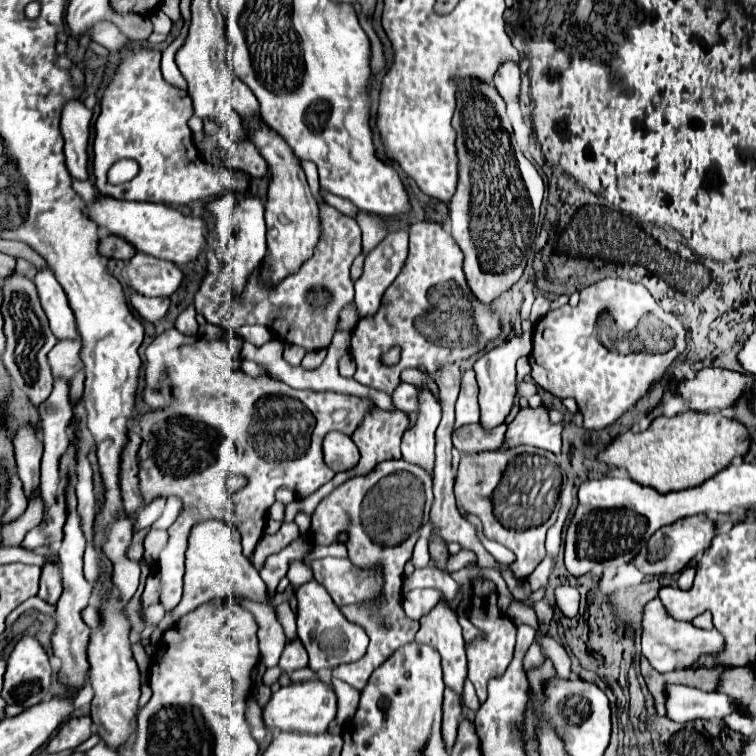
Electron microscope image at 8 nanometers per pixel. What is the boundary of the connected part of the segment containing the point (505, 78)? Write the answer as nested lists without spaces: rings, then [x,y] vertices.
[[[504,62],[500,64],[498,74],[494,76],[494,84],[498,88],[498,92],[504,96],[506,104],[508,104],[508,112],[510,116],[518,116],[520,108],[518,108],[518,92],[520,92],[520,70],[514,62]]]

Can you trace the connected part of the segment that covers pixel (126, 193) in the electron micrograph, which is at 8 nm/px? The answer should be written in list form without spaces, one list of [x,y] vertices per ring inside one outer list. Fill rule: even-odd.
[[[142,46],[126,48],[122,62],[116,66],[104,90],[100,116],[94,124],[92,174],[96,178],[96,190],[120,200],[148,200],[170,206],[206,202],[226,192],[246,190],[248,174],[214,166],[200,156],[186,124],[192,112],[188,92],[164,82],[160,72],[160,50]],[[122,158],[136,160],[140,170],[130,182],[114,186],[106,180],[106,172]]]

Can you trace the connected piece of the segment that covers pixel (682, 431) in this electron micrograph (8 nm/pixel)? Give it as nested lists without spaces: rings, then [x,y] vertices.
[[[680,412],[672,418],[654,418],[644,432],[620,432],[602,452],[598,452],[596,460],[622,468],[634,482],[666,494],[702,484],[730,464],[732,458],[744,456],[748,446],[750,434],[740,422],[726,418],[720,412]]]

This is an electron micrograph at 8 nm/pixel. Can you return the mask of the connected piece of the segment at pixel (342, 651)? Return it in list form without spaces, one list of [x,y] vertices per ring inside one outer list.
[[[316,580],[300,586],[296,598],[298,598],[298,636],[310,656],[310,668],[314,672],[322,668],[332,670],[342,662],[358,660],[366,652],[368,646],[366,632],[362,632],[360,626],[344,618],[344,614],[334,604],[330,594]]]

